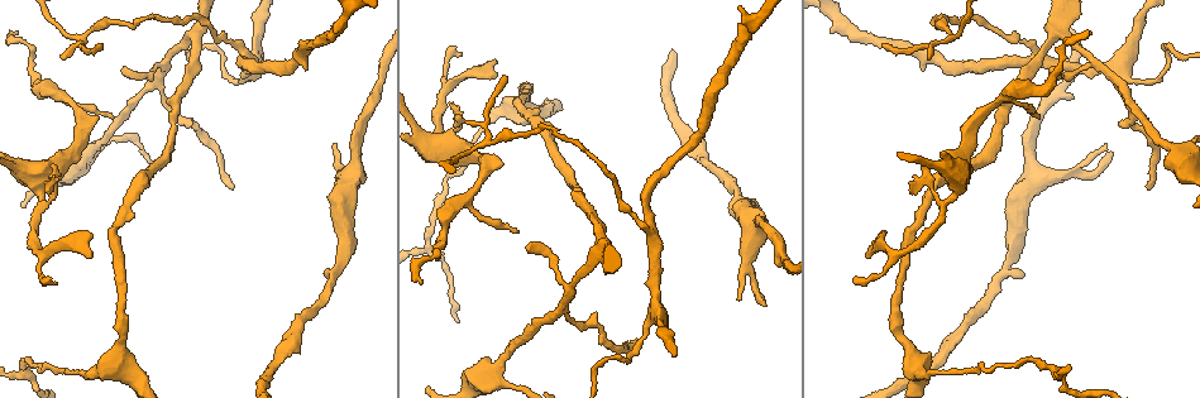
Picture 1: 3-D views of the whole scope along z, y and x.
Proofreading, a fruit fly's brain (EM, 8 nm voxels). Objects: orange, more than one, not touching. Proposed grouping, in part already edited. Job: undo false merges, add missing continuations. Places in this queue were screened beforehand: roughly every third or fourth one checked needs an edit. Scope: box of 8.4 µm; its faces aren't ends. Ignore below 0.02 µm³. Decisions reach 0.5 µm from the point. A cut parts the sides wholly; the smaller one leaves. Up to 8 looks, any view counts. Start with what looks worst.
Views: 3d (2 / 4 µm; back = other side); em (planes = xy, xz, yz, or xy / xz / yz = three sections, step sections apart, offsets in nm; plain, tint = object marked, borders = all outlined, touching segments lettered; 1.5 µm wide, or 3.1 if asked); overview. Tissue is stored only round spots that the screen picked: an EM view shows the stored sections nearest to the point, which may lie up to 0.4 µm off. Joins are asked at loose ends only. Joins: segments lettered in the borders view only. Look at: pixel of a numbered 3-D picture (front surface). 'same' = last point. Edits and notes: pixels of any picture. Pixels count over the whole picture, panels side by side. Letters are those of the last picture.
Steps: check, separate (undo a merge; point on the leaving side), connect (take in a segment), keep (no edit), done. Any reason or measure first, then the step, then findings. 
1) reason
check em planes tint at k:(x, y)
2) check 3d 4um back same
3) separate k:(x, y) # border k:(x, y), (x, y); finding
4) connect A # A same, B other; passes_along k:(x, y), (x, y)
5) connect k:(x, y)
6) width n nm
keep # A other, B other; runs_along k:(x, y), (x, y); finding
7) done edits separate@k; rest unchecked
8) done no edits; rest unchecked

an open end
check em xz step 4 tint at 1:(495, 76)

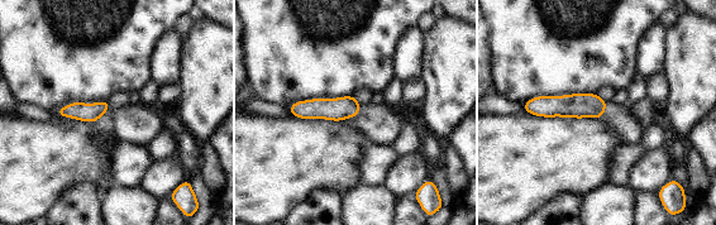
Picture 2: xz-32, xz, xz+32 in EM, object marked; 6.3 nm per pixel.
check em planes tint same

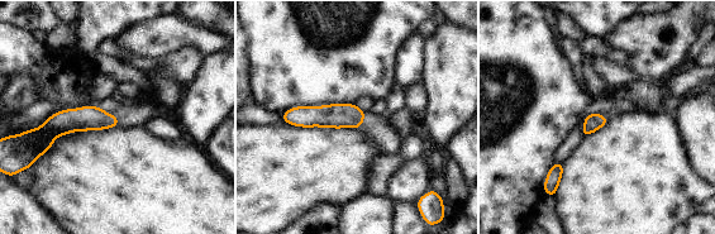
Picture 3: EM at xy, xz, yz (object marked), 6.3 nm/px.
what lies round it
check em planes borders same

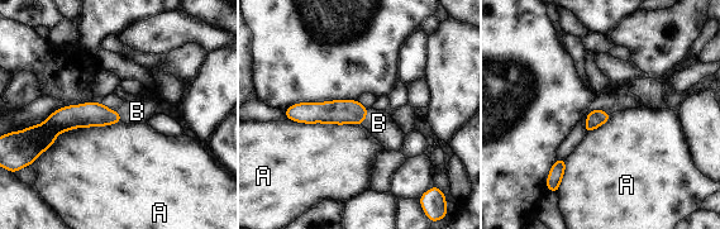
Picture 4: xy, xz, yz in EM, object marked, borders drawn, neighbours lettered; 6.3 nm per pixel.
connect 4:(378, 123) # A other, B same; passes_along 4:(337, 111), (365, 118), (378, 123); the cell continues

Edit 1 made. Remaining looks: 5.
tapers out
check em planes borders at 1:(334, 144)

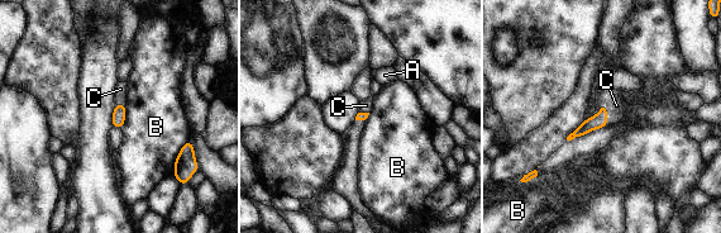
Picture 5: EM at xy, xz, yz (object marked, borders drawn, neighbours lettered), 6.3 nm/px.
connect 5:(616, 105) # A other, B other, C same; passes_along 5:(600, 120), (600, 112), (616, 105); it goes on there

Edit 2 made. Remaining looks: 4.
check 3d 2um at 1:(429, 249)

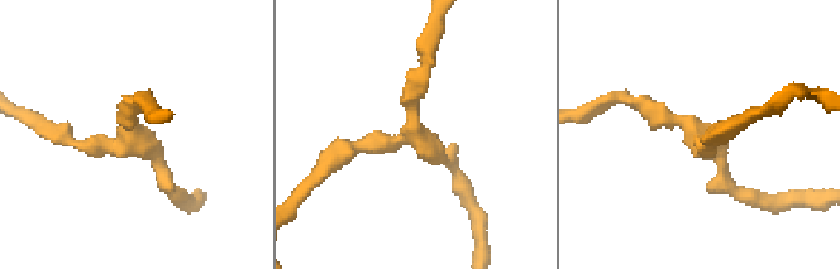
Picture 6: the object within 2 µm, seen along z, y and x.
check em xy step 4 plain at 6:(416, 137)

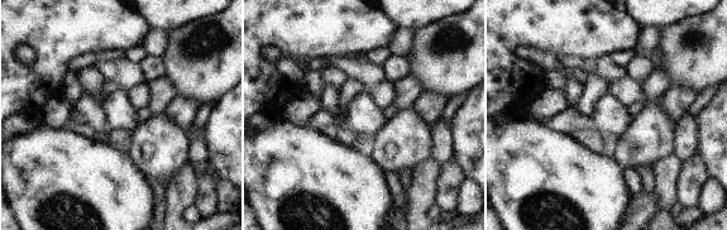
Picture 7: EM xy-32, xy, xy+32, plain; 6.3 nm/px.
check em xy step 4 borders same

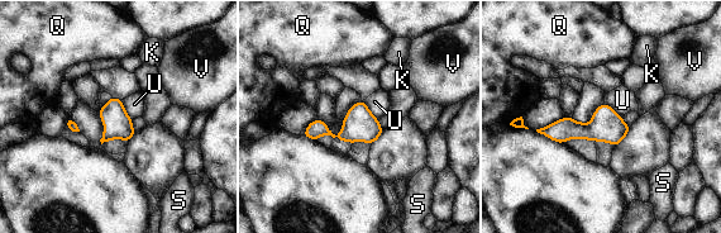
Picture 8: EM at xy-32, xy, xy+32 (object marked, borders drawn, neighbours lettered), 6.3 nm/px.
keep # K other, Q other, S other, U other, V other; border 8:(120, 100), (132, 119); all the same cell

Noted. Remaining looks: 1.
done edits connect@4, connect@5; rest unchecked

